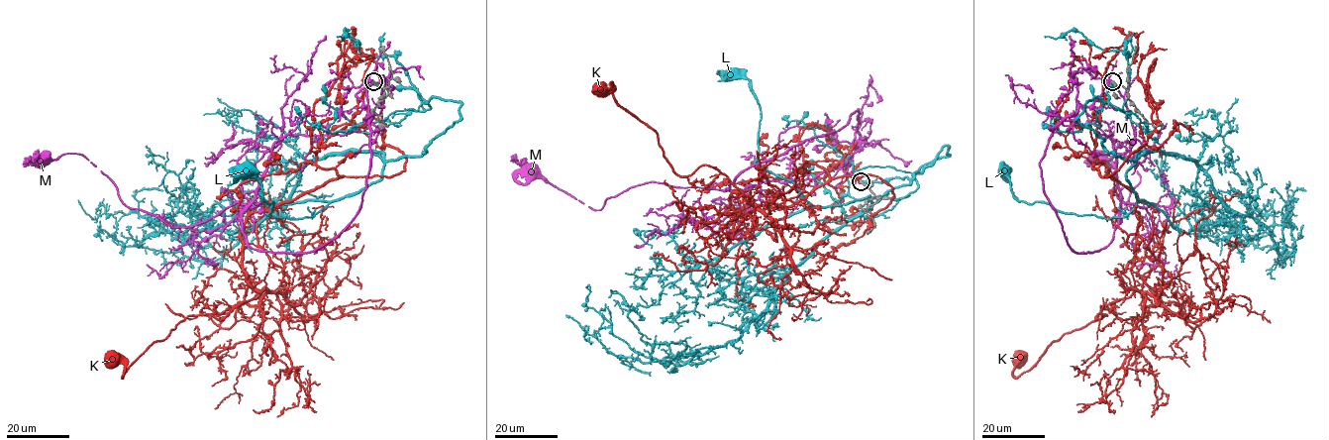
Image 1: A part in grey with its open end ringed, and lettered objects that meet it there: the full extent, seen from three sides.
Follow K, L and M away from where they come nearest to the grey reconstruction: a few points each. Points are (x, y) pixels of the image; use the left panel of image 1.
K: (372, 81), (316, 154), (341, 176), (248, 217), (242, 269), (264, 289), (188, 315), (123, 377), (113, 358)
L: (372, 82), (460, 102), (460, 118), (311, 217), (266, 215), (246, 171)
M: (372, 81), (360, 207), (308, 252), (249, 245), (255, 192), (170, 227), (79, 154), (42, 160)

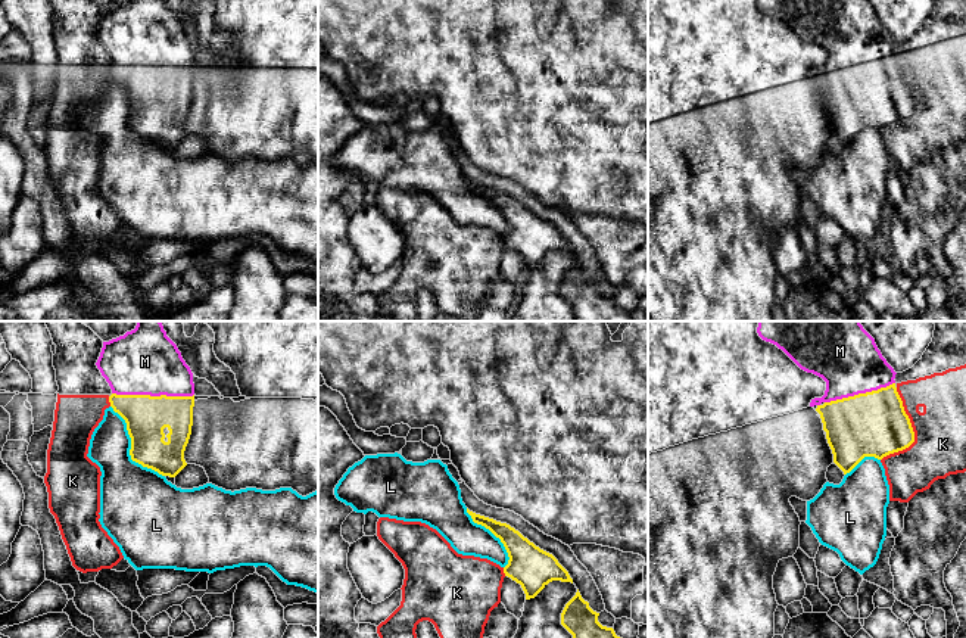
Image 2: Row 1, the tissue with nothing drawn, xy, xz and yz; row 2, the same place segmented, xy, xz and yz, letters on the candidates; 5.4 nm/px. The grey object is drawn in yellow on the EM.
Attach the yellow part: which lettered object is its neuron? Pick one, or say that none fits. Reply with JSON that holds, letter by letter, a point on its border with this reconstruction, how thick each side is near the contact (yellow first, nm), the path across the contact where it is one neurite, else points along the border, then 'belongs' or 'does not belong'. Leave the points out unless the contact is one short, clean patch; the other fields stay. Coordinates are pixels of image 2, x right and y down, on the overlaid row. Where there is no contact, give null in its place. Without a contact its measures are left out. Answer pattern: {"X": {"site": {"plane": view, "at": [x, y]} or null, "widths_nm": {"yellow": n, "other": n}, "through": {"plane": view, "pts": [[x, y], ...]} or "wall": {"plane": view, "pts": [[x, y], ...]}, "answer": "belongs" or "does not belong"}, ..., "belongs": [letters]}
{"K": {"site": {"plane": "yz", "at": [912, 430]}, "widths_nm": {"yellow": 360, "other": 280}, "answer": "does not belong"}, "L": {"site": {"plane": "xy", "at": [131, 448]}, "widths_nm": {"yellow": 240, "other": 340}, "answer": "does not belong"}, "M": {"site": {"plane": "xy", "at": [153, 397]}, "widths_nm": {"yellow": 240, "other": 360}, "answer": "belongs"}, "belongs": ["M"]}

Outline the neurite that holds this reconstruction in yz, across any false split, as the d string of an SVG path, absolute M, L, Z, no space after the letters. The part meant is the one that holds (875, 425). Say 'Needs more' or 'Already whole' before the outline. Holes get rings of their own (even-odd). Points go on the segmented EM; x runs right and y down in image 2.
Needs more. M758 321L758 336L782 349L801 370L813 373L826 382L822 398L814 398L810 407L817 407L833 463L850 473L864 457L884 457L903 451L914 442L914 432L903 401L895 388L895 371L882 357L875 339L860 321Z

